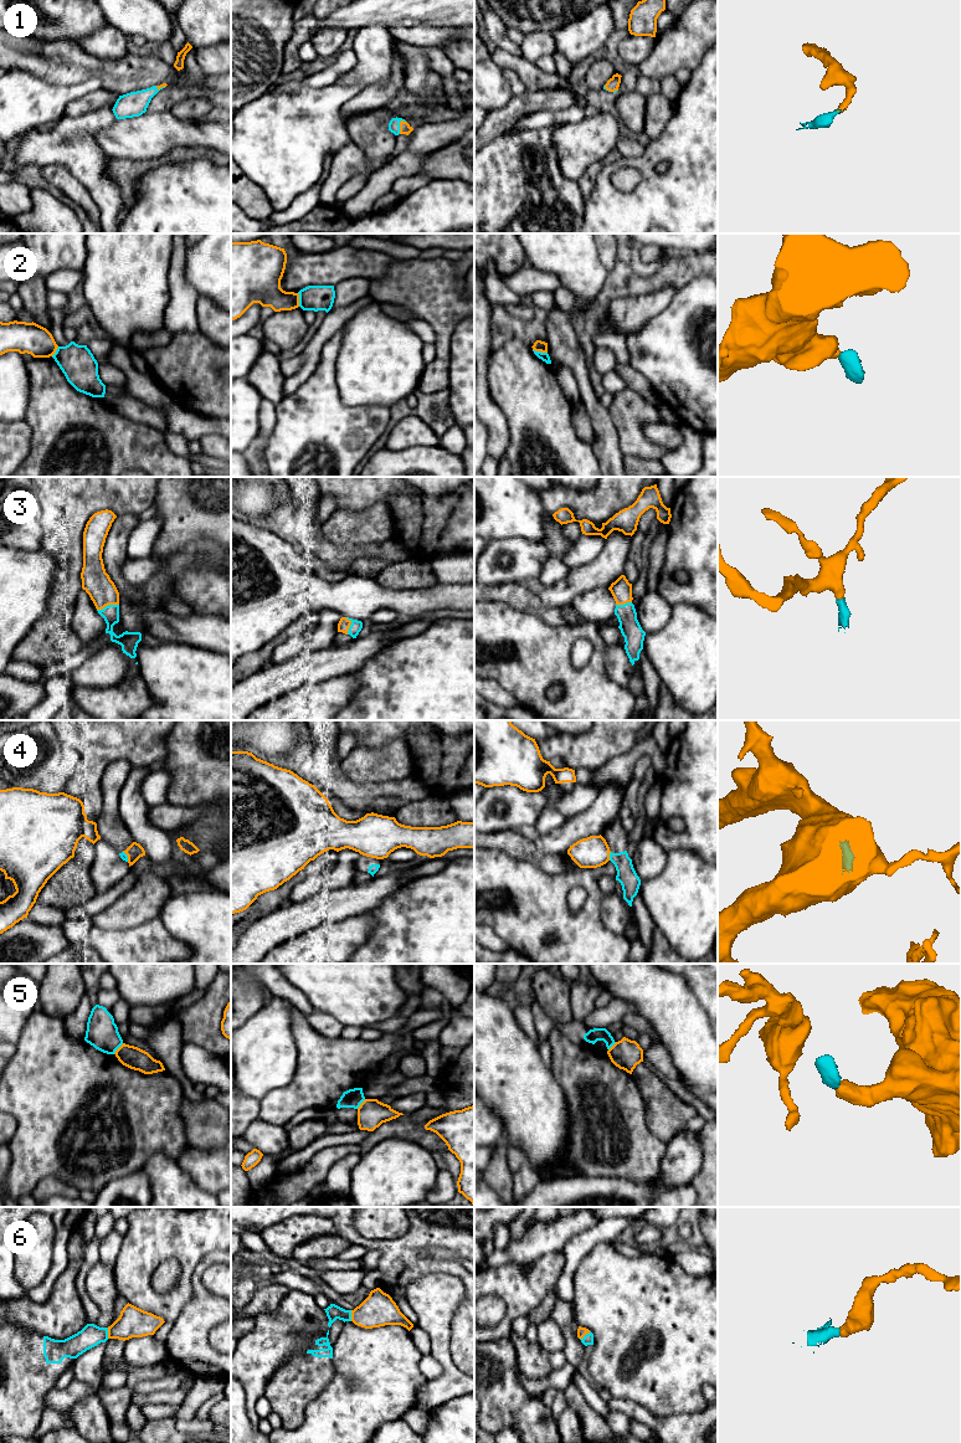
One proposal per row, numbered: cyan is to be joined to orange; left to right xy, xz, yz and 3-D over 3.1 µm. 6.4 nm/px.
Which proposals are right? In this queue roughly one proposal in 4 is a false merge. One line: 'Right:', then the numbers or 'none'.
Right: 1, 3, 6

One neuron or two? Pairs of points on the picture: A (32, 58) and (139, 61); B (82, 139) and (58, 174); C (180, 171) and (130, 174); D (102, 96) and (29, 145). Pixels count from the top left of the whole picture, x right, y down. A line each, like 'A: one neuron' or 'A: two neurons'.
A: one neuron
B: two neurons
C: two neurons
D: two neurons

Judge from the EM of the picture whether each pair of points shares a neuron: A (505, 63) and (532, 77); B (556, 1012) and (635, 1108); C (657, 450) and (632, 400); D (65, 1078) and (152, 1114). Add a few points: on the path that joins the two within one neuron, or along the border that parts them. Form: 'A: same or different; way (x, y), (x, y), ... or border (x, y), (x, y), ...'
A: same; way (512, 63), (518, 63), (525, 71)
B: same; way (563, 1037), (610, 1087)
C: same; way (643, 442), (632, 431), (632, 414)
D: same; way (86, 1079), (112, 1079), (130, 1097)

